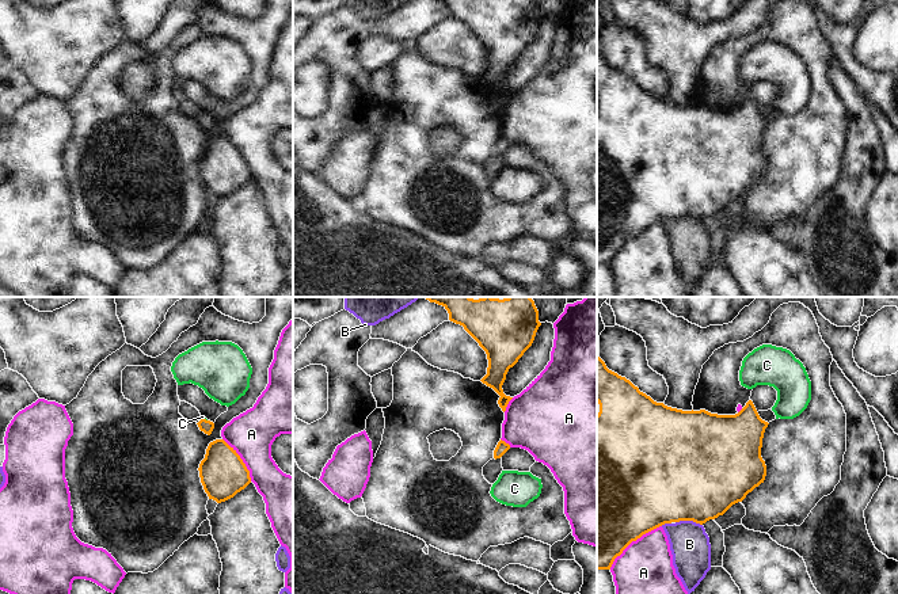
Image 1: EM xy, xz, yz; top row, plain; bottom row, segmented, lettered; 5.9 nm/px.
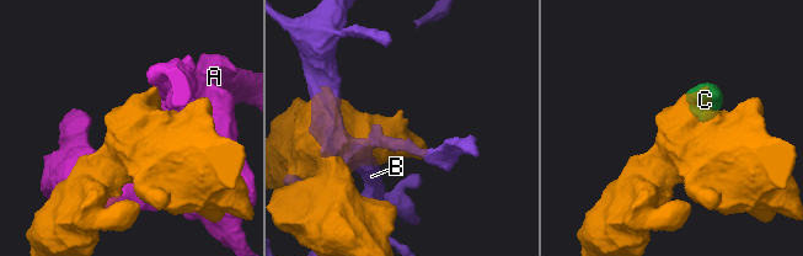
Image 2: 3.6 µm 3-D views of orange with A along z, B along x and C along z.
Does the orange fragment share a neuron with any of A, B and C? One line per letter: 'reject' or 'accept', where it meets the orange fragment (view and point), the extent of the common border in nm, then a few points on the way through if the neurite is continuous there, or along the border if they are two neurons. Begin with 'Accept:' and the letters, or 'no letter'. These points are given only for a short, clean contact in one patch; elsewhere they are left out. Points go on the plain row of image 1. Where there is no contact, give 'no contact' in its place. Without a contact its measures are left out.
Accept: C
A: reject; contact yz (632, 236); length 400 nm
B: reject; contact yz (689, 216); length 160 nm
C: accept; contact xy (204, 115); length 40 nm; way xy (206, 122), (204, 115), (202, 113)

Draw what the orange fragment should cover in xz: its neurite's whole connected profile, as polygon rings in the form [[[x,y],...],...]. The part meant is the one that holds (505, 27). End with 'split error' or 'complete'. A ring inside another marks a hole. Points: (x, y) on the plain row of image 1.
[[[438,0],[486,47],[487,71],[480,76],[501,94],[502,107],[513,95],[503,90],[506,71],[532,42],[541,19],[534,0]]] | complete

